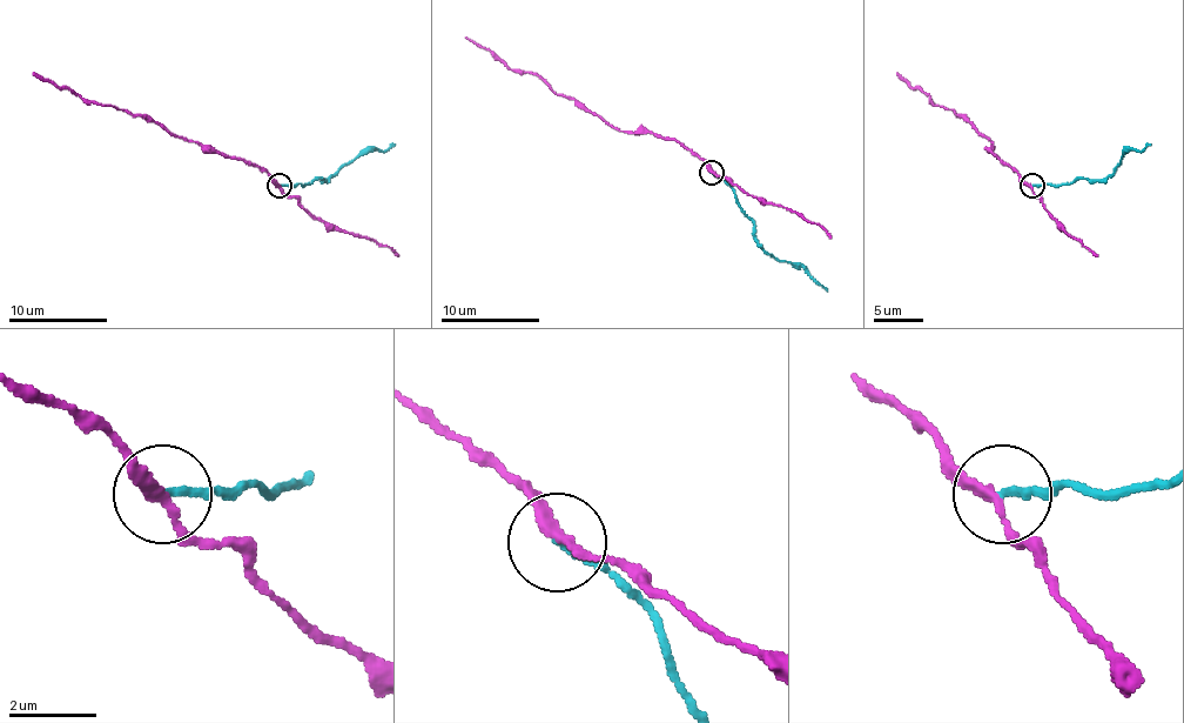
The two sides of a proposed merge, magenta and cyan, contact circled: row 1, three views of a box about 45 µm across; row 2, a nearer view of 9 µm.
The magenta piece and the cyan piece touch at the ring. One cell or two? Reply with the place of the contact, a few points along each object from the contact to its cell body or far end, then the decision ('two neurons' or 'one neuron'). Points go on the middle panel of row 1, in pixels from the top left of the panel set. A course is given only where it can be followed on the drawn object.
place (711, 173); course magenta (711, 173), (698, 156), (673, 139), (619, 132), (573, 100), (553, 92), (531, 72), (516, 72), (464, 38); course cyan (711, 173), (733, 191), (740, 211), (753, 222), (753, 238), (776, 260), (801, 267), (826, 292); two neurons

